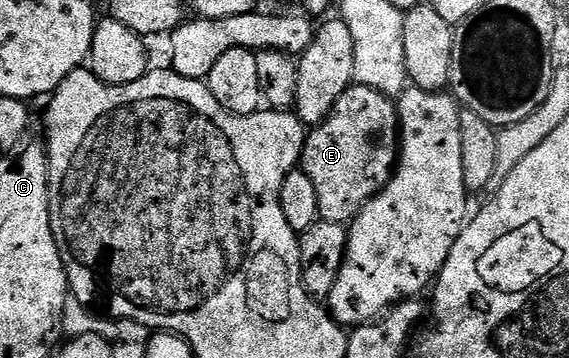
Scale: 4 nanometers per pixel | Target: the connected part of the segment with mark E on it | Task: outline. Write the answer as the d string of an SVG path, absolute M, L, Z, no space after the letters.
M353 84L336 100L336 106L328 114L328 118L321 121L305 136L304 150L300 152L299 168L303 169L306 175L310 175L310 179L314 183L314 191L318 191L320 206L340 205L343 201L351 199L352 188L356 184L367 183L367 175L359 173L359 169L364 165L363 157L364 152L368 149L368 137L376 137L377 143L381 145L382 156L388 157L391 153L393 156L394 149L391 149L391 145L395 146L398 141L398 109L393 98L387 97L386 94L365 85Z

